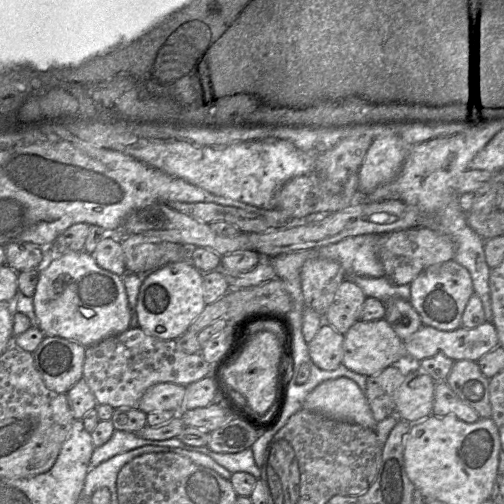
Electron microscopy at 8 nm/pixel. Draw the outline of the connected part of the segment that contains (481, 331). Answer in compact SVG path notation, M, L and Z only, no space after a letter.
M485 321L475 328L460 326L457 329L445 331L424 325L407 340L404 340L405 355L416 362L443 354L453 361L470 360L478 361L486 353L499 345L498 335L493 322Z

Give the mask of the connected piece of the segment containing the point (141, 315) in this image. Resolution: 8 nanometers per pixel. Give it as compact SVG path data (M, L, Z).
M181 260L166 264L143 278L136 312L139 327L147 334L177 340L188 331L205 306L203 273L190 260Z

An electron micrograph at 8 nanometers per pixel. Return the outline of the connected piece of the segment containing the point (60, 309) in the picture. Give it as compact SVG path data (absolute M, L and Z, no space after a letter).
M86 251L66 253L41 271L33 301L39 329L45 336L59 336L78 342L84 347L97 344L130 328L131 311L123 277L100 267Z

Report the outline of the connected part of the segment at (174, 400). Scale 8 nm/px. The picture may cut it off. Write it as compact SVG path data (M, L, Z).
M158 383L148 388L139 401L138 408L146 414L154 411L182 410L186 387L174 383Z

